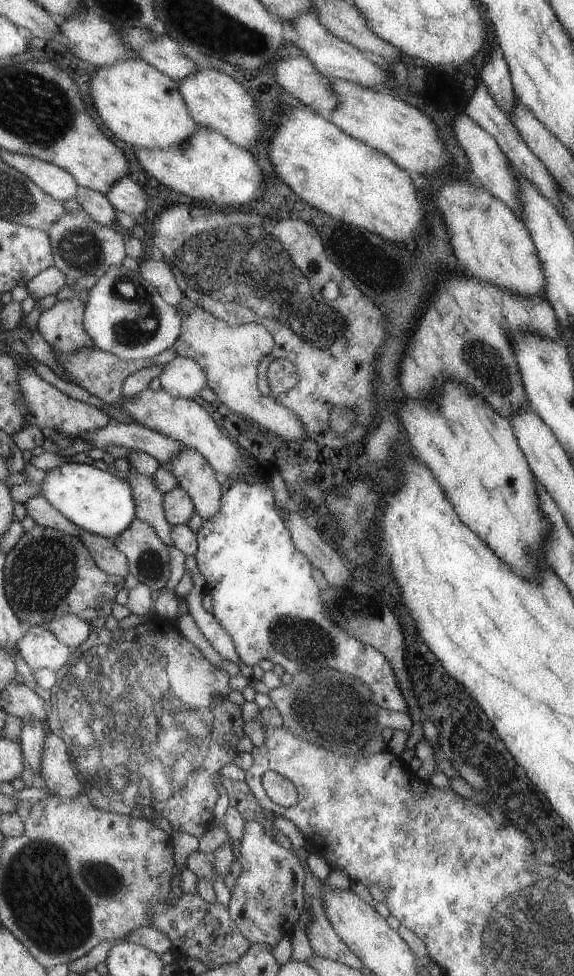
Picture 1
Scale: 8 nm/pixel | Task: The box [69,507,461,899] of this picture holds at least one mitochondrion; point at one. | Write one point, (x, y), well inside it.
(320, 706)

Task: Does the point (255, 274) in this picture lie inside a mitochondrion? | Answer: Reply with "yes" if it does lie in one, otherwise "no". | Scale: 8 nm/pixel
yes

